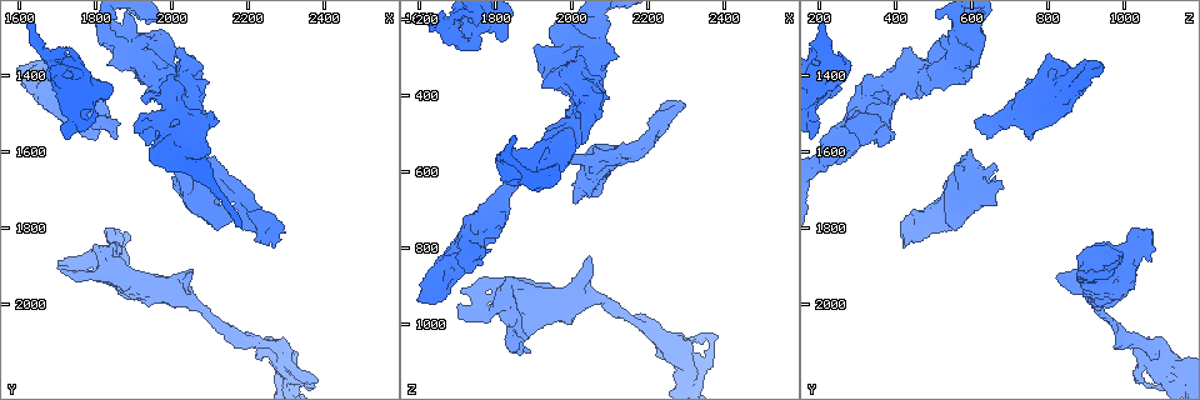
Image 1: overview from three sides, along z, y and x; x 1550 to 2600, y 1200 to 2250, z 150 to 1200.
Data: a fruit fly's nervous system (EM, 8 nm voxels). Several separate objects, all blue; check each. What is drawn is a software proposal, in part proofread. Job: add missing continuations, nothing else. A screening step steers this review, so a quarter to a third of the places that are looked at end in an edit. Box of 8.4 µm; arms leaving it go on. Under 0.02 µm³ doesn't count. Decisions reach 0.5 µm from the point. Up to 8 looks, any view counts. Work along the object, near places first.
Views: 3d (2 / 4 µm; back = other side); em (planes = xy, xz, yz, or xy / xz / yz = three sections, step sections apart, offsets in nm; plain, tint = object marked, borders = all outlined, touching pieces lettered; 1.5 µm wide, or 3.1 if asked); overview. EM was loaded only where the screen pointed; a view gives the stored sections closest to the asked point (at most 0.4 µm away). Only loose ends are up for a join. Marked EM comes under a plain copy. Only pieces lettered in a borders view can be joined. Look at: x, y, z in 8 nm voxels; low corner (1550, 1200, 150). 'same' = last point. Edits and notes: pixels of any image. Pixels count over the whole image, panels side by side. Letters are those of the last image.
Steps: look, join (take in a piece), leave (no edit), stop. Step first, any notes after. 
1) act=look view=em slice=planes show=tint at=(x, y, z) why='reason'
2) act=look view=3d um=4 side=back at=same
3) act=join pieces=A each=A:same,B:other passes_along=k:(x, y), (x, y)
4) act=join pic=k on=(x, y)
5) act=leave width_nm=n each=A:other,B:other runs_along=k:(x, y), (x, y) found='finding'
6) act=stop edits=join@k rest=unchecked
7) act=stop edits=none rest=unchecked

act=look view=3d um=2 at=(1825, 1435, 260) why='branch stops here'

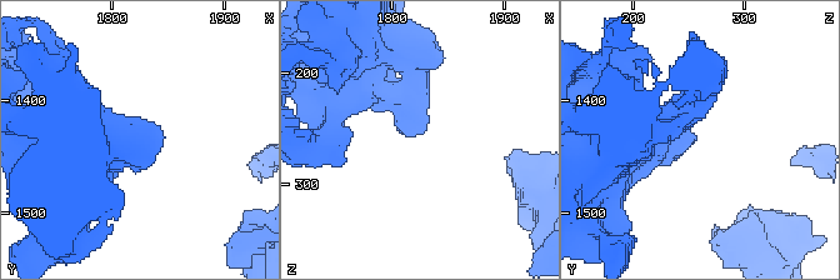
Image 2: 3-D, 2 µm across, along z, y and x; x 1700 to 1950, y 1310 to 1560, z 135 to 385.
act=look view=em slice=planes show=borders at=(1824, 1430, 256)

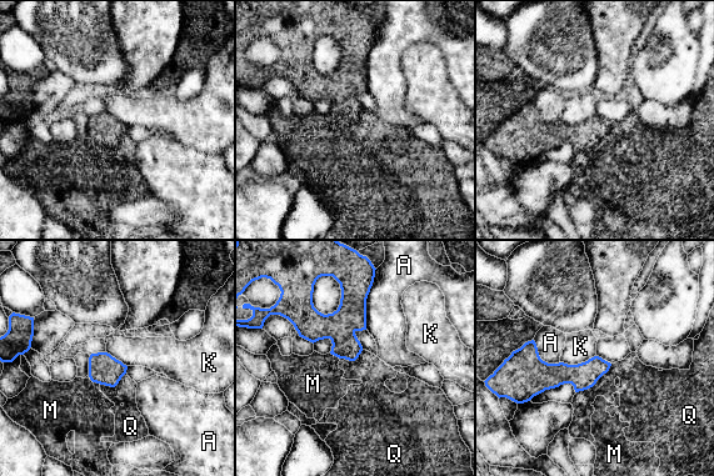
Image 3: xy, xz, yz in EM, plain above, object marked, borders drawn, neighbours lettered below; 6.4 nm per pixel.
act=leave width_nm=150 longest_contact=Q:300nm each=A:other,K:other,M:other,Q:other found='none of them fits'

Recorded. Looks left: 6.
act=look view=3d um=2 at=(1805, 1565, 760) why='an open end'

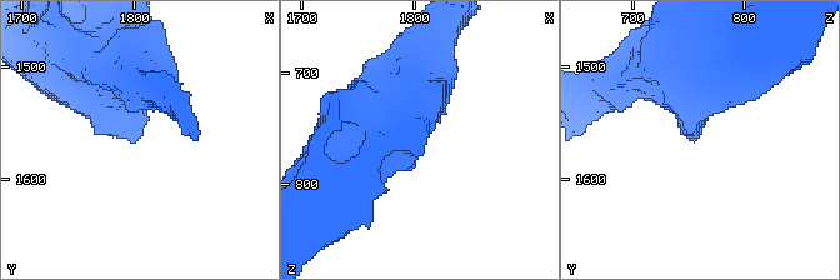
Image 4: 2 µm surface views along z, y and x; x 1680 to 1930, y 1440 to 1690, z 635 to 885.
act=look view=em slice=planes show=borders at=(1802, 1564, 760) why='shape alone is not enough'

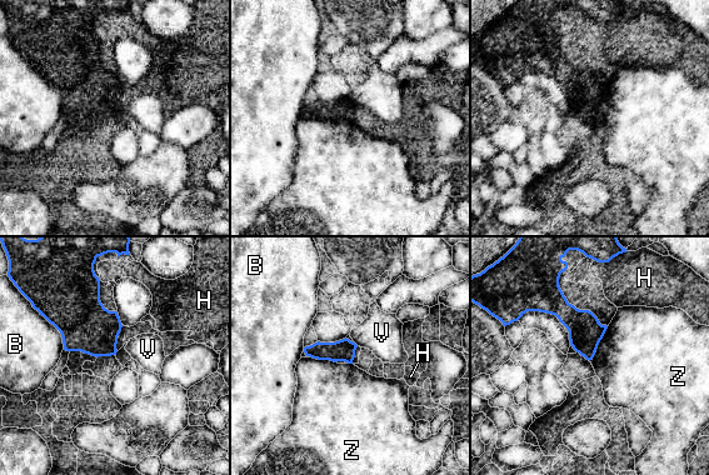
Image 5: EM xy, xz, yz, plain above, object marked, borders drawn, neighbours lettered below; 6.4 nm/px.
act=leave each=B:other,H:other,V:other,Z:other border=5:(608, 326), (595, 350) found='none of them fits'

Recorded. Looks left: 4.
act=look view=em slice=yz step=4 show=tint at=(2040, 1925, 830) why='branch stops here'

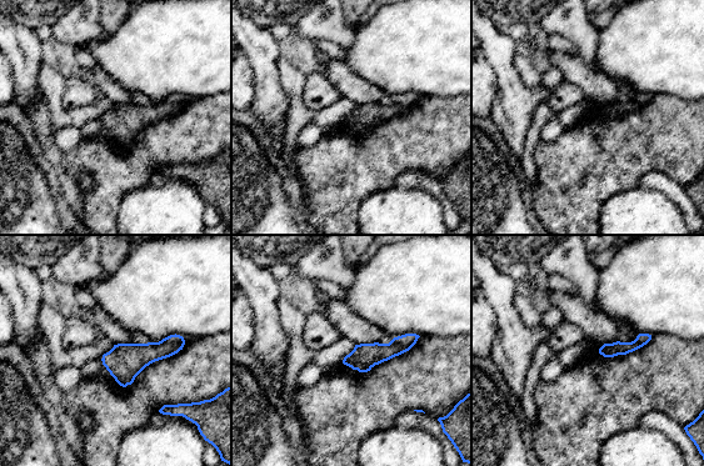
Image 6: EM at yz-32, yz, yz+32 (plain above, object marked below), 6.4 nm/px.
act=look view=em slice=xz step=4 show=borders at=same

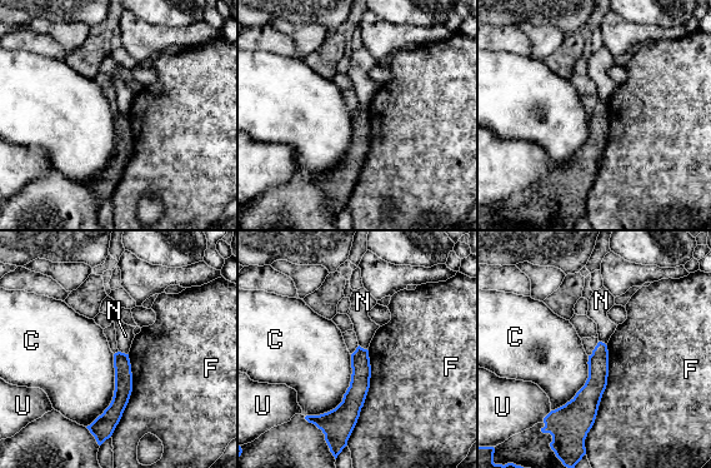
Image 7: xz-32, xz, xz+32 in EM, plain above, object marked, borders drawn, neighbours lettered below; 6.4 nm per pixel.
act=leave each=C:other,F:other,N:other,U:other found='none of them fits'

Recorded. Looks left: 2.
act=stop edits=none rest=unchecked

